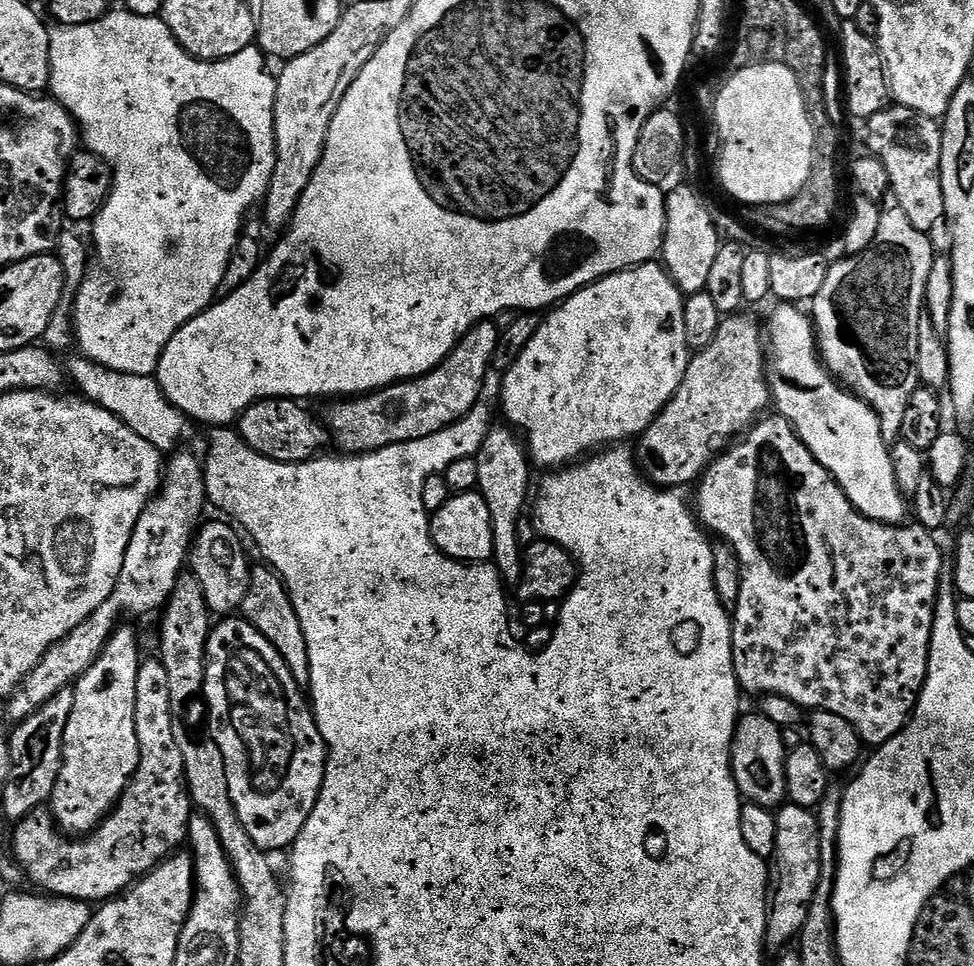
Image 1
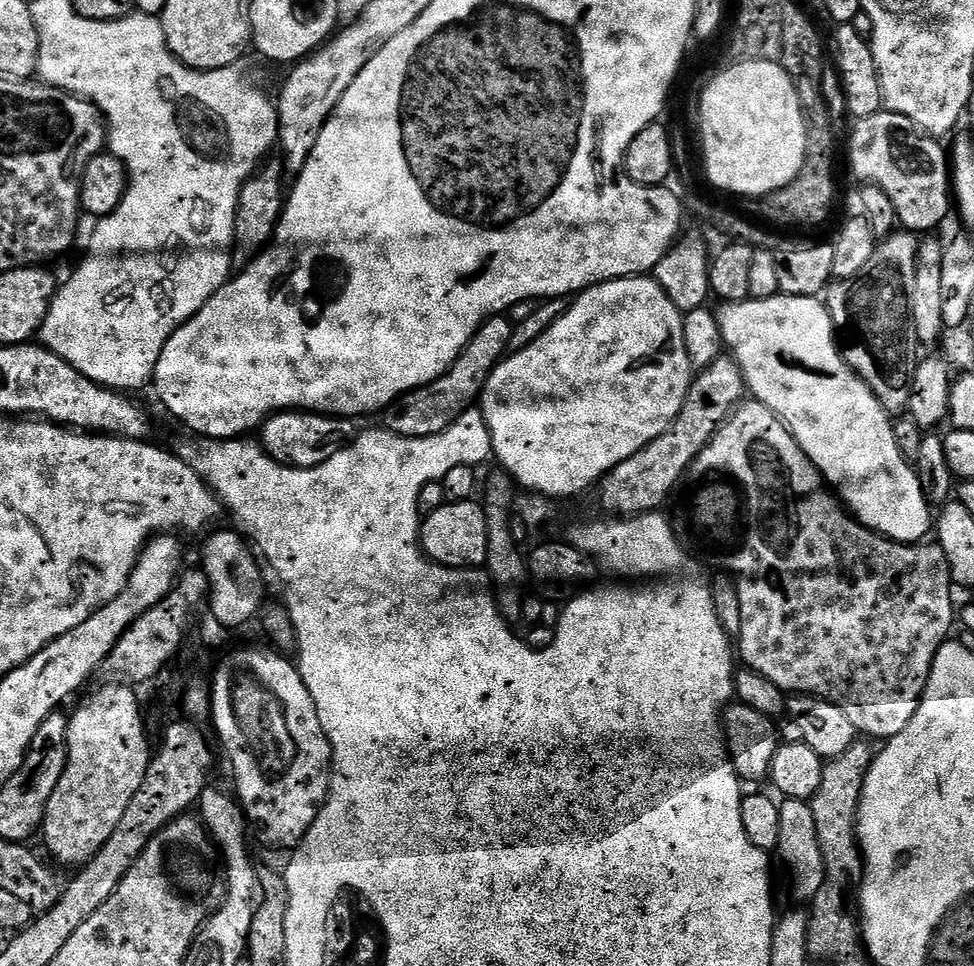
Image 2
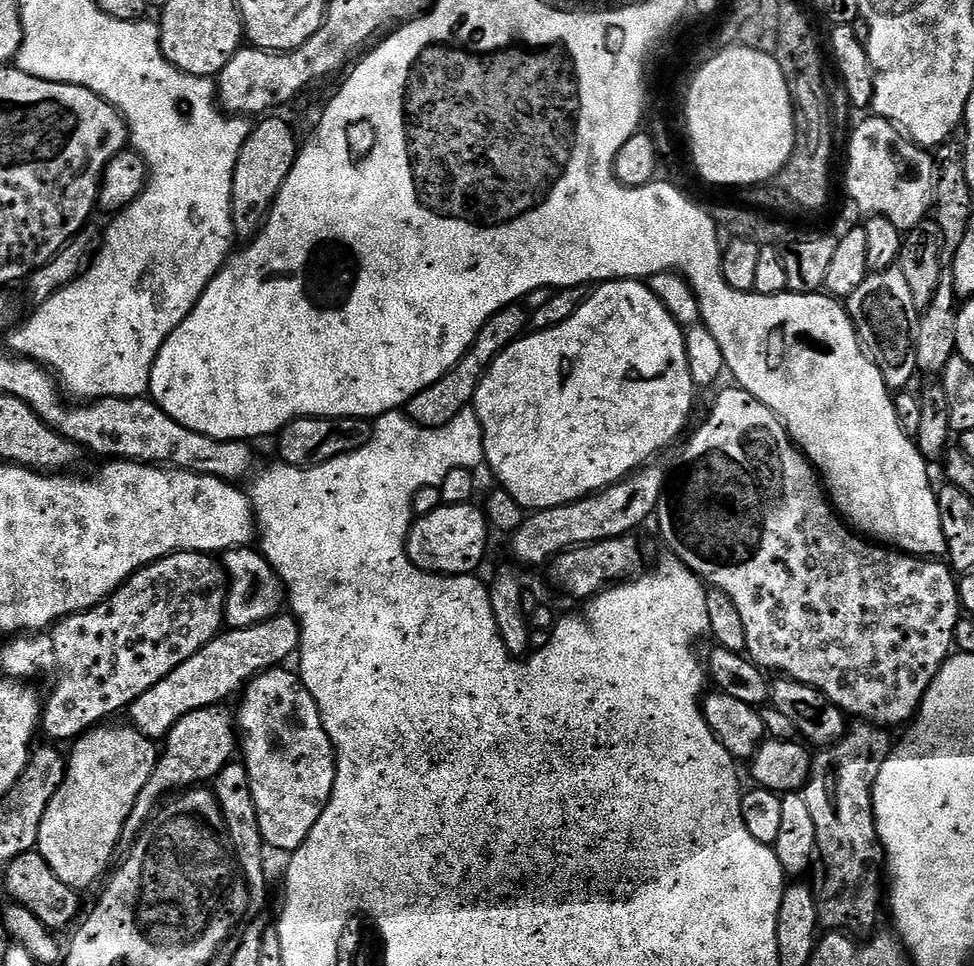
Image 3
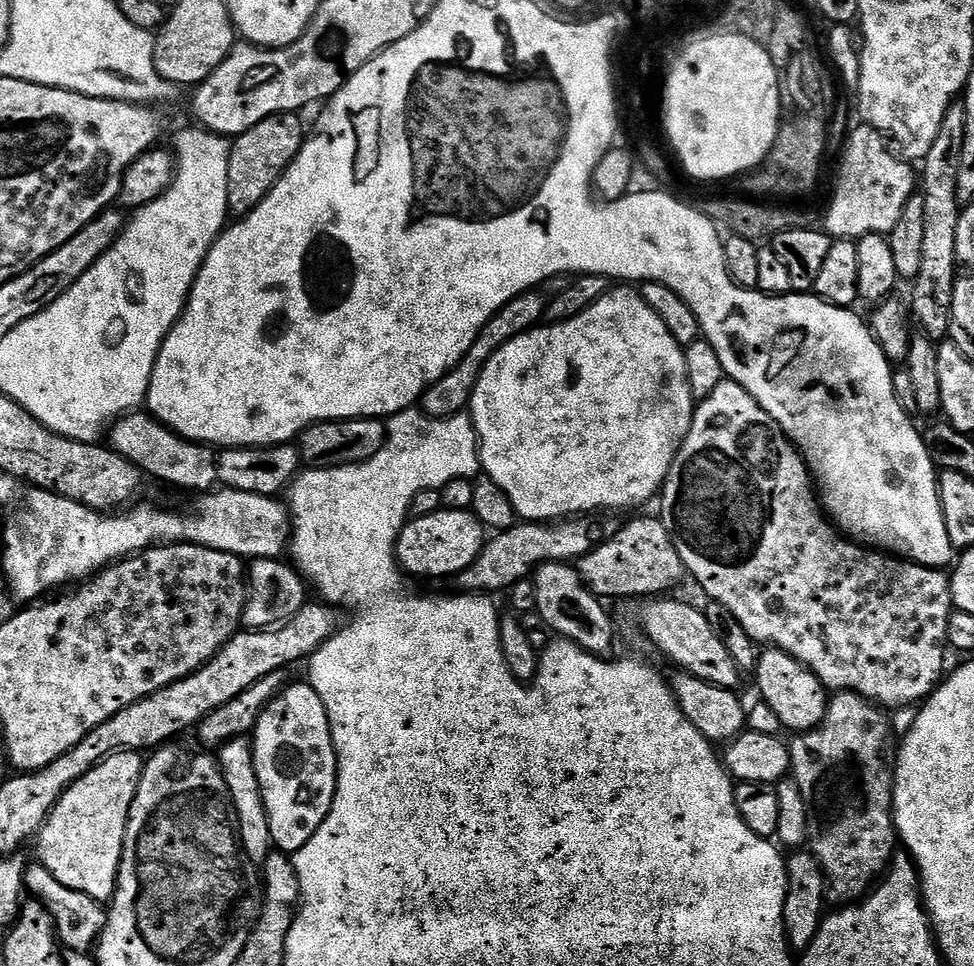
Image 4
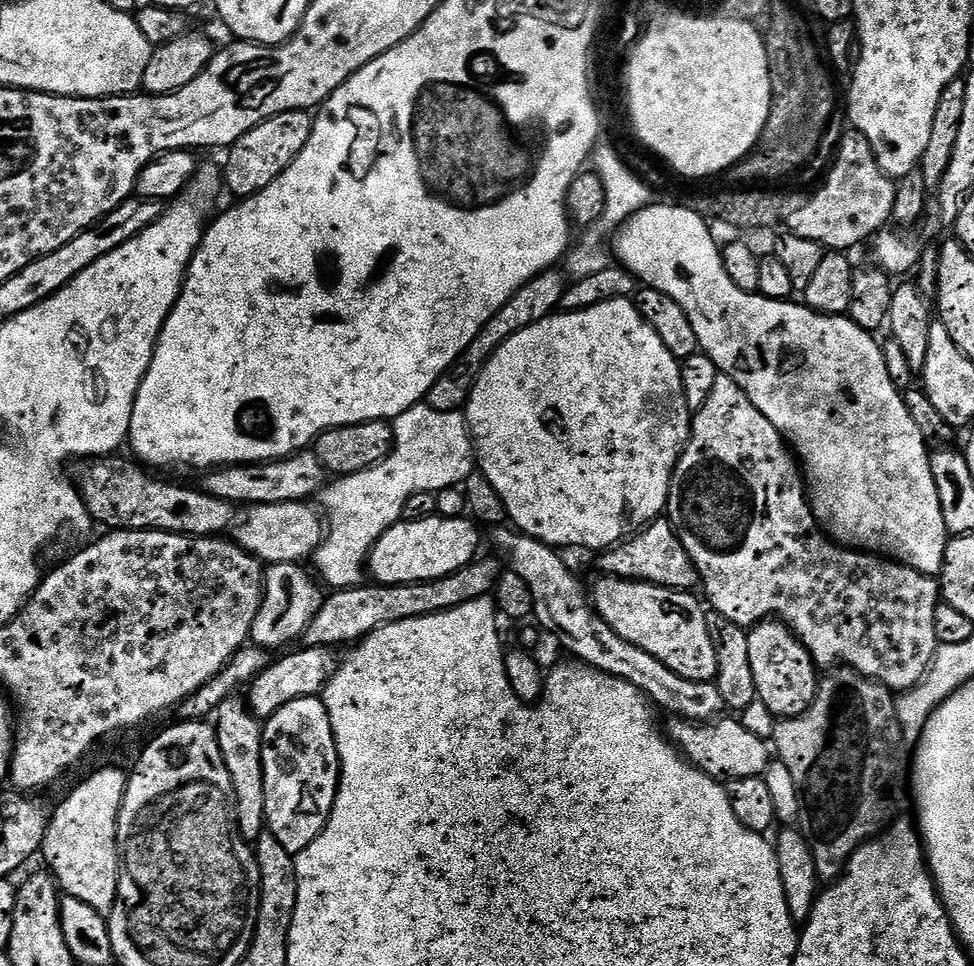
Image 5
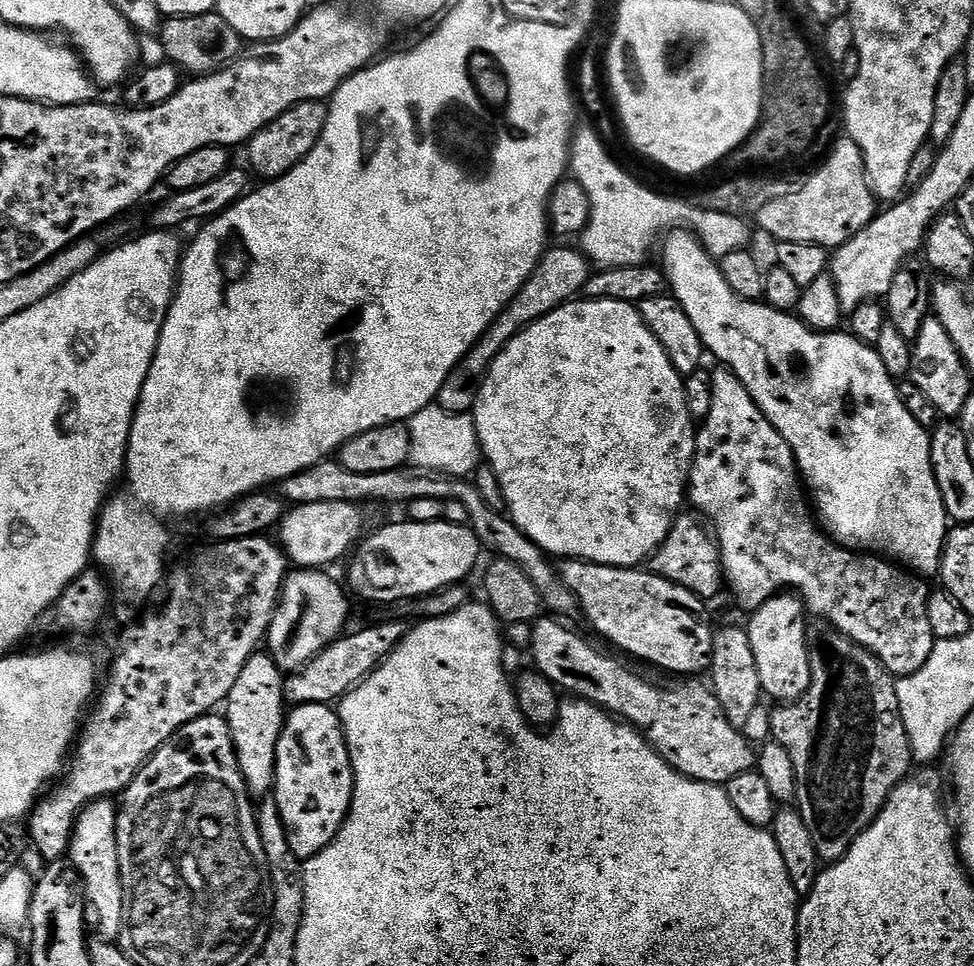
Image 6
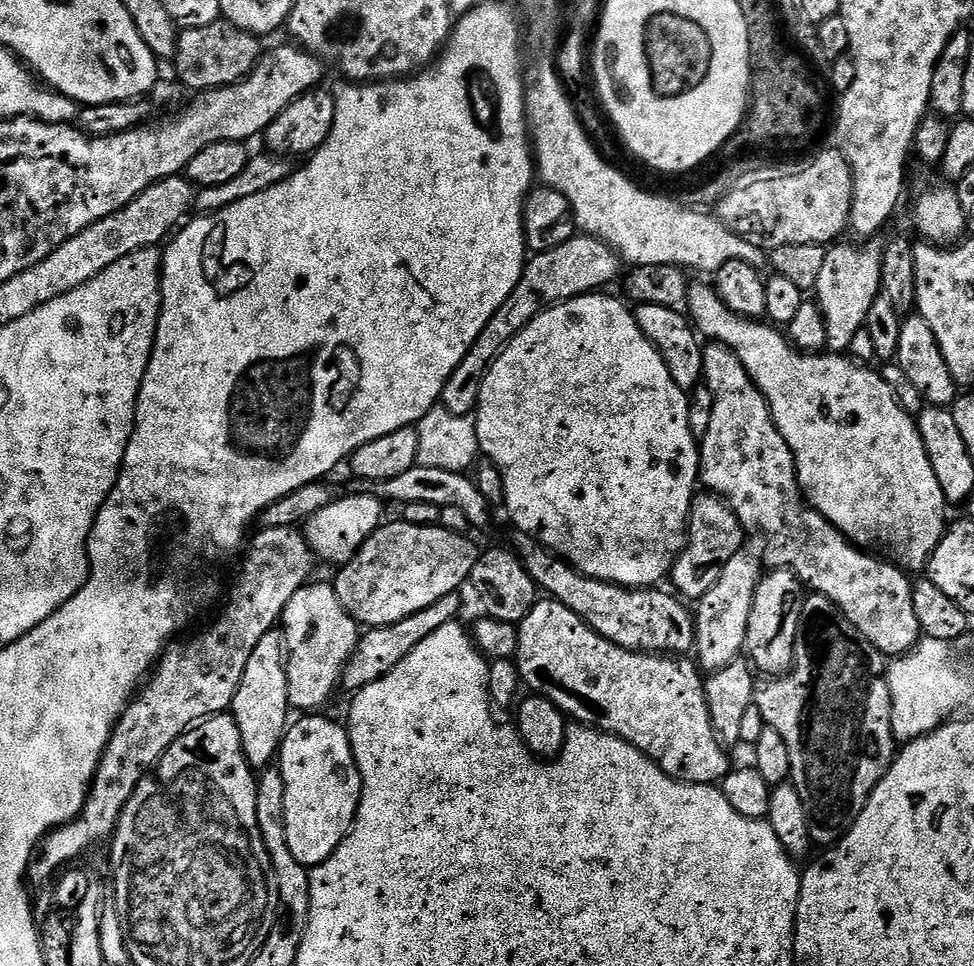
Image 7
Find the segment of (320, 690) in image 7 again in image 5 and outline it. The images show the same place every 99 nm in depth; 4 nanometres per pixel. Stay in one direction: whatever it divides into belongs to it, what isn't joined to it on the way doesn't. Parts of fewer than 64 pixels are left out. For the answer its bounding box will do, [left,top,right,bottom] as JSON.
[250,564,322,650]

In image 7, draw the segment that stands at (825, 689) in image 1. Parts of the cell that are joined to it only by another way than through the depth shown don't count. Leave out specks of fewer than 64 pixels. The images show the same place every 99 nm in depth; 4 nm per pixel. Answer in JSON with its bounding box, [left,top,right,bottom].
[698,342,922,657]

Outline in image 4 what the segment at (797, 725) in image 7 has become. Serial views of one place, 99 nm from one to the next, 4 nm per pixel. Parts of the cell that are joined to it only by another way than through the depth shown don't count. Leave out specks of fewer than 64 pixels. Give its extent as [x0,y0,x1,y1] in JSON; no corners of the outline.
[788,692,898,906]

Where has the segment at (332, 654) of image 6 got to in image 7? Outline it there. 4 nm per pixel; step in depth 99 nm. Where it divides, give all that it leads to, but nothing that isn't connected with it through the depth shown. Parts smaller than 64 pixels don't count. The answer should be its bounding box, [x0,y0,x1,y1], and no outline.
[343,592,462,694]

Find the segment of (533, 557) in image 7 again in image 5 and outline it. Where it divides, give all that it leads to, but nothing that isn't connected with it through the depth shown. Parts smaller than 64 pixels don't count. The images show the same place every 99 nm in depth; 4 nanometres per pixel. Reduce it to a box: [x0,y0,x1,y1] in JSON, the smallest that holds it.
[590,575,718,682]

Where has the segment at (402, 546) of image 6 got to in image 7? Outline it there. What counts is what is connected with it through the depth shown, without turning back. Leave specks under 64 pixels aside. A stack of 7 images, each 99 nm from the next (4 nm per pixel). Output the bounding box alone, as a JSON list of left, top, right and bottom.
[334,524,474,629]

